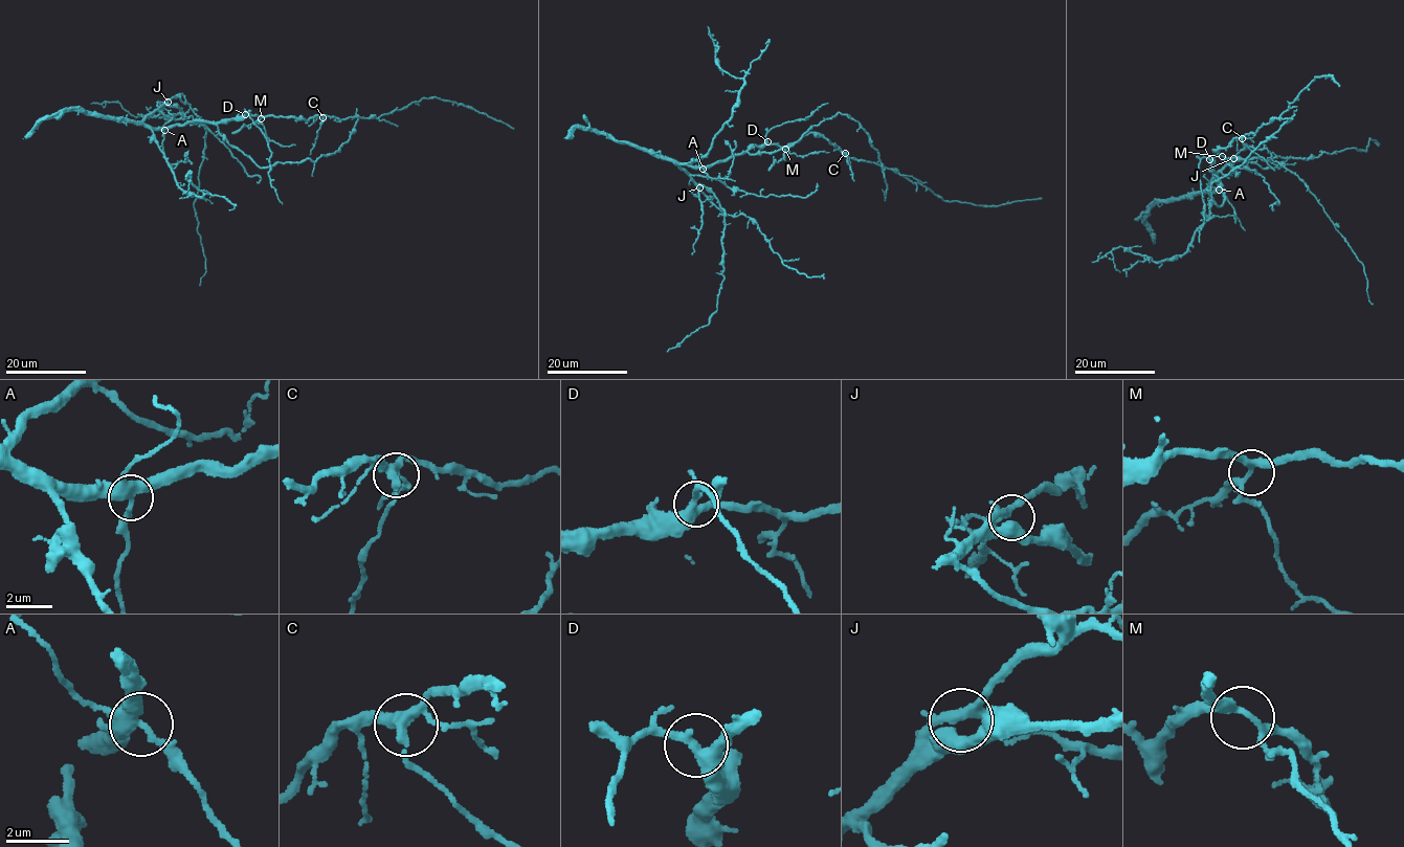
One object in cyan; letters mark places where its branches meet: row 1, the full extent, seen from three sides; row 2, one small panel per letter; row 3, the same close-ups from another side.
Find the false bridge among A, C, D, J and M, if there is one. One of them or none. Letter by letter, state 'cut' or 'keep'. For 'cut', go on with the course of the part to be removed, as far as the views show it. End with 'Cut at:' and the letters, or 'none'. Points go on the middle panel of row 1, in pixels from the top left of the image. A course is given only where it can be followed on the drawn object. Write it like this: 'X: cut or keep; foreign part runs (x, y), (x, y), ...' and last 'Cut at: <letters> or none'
A: keep
C: keep
D: keep
J: keep
M: keep
Cut at: none

